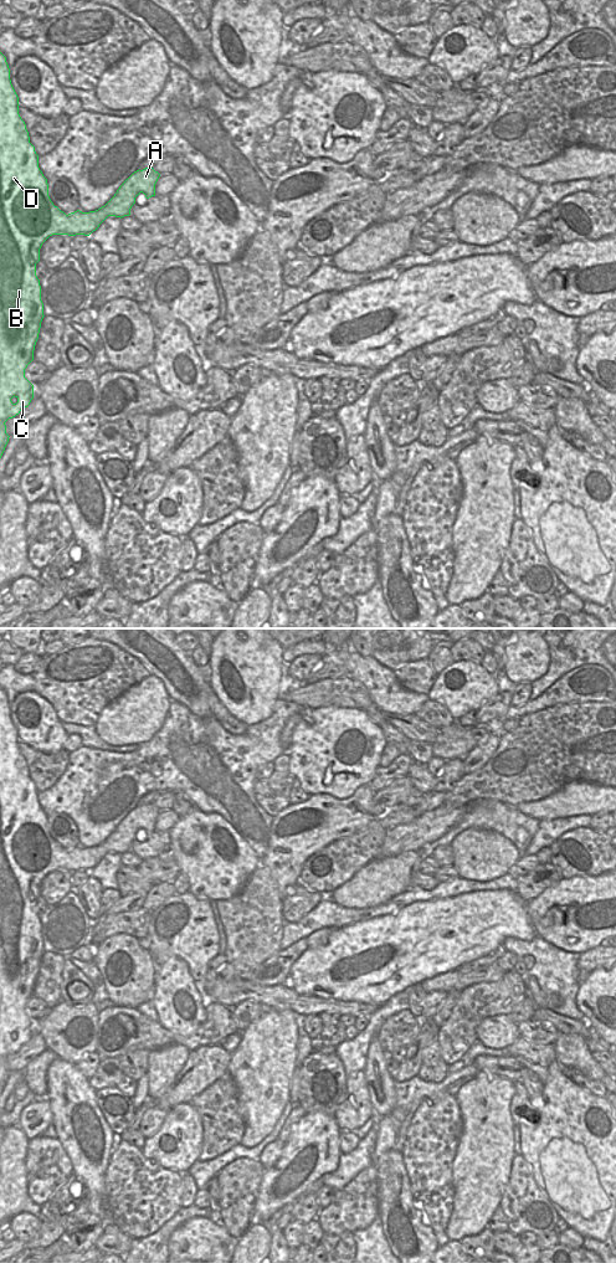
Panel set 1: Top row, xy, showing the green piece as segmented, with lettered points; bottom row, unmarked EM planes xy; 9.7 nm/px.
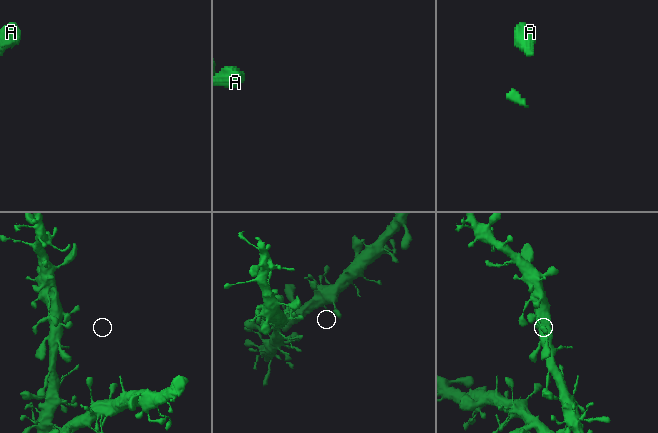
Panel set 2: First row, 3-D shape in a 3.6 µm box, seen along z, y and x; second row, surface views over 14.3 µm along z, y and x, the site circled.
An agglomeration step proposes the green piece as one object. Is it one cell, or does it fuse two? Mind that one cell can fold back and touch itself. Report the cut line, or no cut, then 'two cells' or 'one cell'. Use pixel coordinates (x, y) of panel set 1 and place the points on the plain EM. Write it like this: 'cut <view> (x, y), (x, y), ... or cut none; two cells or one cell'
cut none; one cell

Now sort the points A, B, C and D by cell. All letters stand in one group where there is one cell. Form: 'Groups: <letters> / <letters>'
Groups: A B C D.

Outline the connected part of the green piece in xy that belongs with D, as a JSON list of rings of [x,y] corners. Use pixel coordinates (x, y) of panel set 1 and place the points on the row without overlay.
[[[0,688],[0,1094],[10,1073],[5,1058],[19,1051],[34,1034],[34,1021],[25,1013],[25,1005],[34,996],[45,953],[40,915],[36,912],[42,879],[52,871],[89,872],[108,852],[129,852],[140,828],[147,835],[155,832],[155,820],[160,812],[153,804],[139,805],[104,842],[96,847],[77,846],[66,851],[48,832],[47,815],[38,804],[38,791],[30,779],[19,741],[6,693]]]

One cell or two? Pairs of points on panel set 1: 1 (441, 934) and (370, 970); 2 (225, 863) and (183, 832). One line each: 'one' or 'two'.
1: one
2: one

